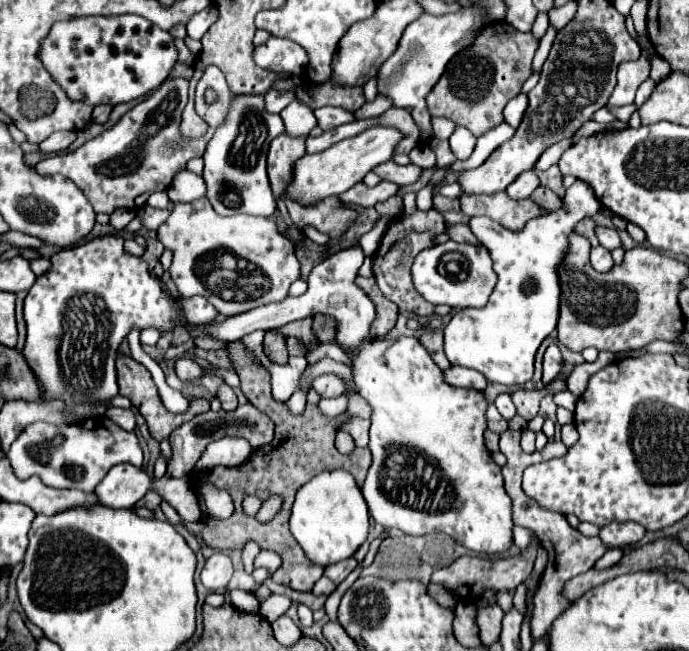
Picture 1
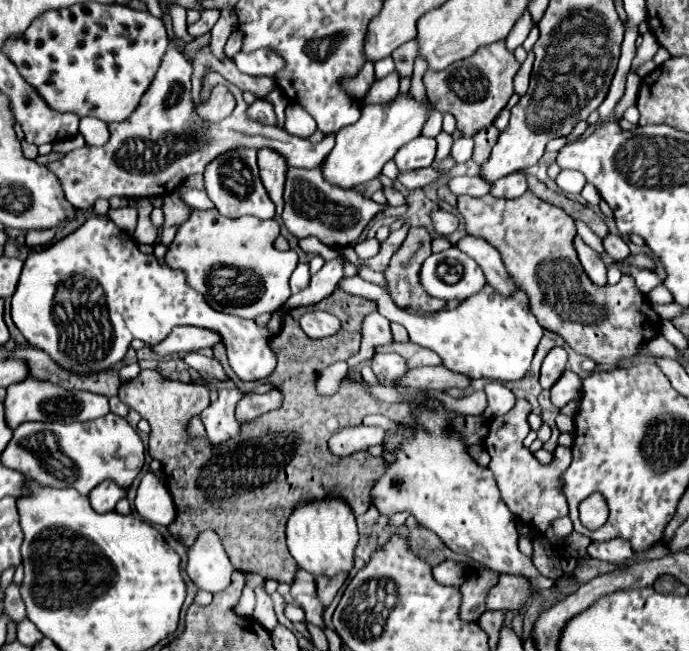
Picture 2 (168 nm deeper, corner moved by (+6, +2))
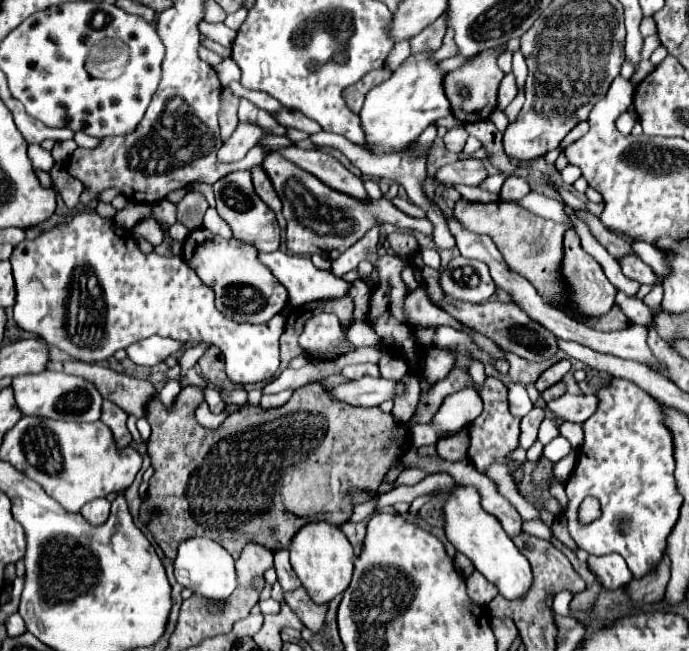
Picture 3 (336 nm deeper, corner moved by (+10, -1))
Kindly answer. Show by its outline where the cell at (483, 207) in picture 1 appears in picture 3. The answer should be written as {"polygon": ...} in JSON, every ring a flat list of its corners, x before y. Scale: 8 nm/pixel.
{"polygon":[[460,198,454,206,454,216,468,232,490,236,492,242,496,244,496,248,500,250,500,254,504,256,504,262,508,264,508,268,512,272,518,272,520,276,528,278,528,282,532,282,532,286,536,286,536,292,544,298,544,302,548,302,548,306,556,306,562,314,568,314,568,318,580,322,580,324,592,326,594,330,602,330,602,332,620,330,630,324,630,320,624,316,624,312,620,310,618,304,608,314,602,314,602,316,586,316,586,314,570,310,570,302,568,302,570,286,566,284,566,280,562,276,562,258,564,258,562,240,564,240,564,232,568,230,564,224,540,218,540,216,532,214,530,210,524,210,520,204,504,202,504,200,470,202,470,200]]}

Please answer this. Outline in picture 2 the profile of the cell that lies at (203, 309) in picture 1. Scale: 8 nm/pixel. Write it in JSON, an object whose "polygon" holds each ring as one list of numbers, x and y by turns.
{"polygon":[[98,215,90,217,82,227,78,227,62,241,28,253,20,283,12,297,12,319,30,345,40,347,52,355,60,367,68,367,70,371,80,373,104,371,126,355,126,349,134,339,140,339,146,345,160,343,160,339,166,339,166,335,178,325,204,327,218,333,226,347,228,363,234,365,232,371,242,381,262,381,276,369,276,355,270,349,270,339,274,335,266,325,258,325,254,321,212,309,204,295,188,285,184,271,172,269,166,263,162,265,154,255,140,253,138,243,130,239,128,233,118,229,108,217]]}

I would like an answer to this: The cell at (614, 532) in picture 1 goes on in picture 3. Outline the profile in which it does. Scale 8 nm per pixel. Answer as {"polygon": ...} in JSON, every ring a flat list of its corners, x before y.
{"polygon":[[608,554,608,556,590,556,588,568,594,576,602,580,606,588,618,588,632,580,632,572,628,570,624,558,620,554]]}

